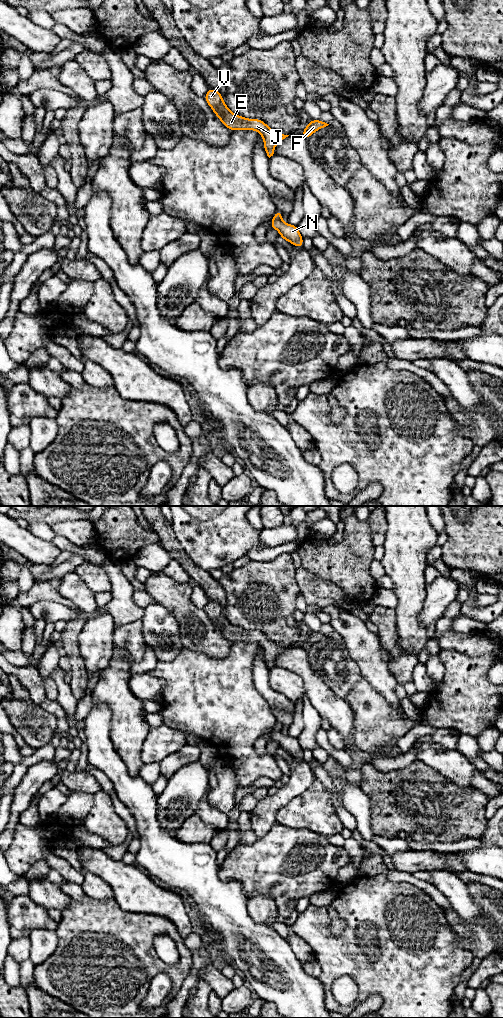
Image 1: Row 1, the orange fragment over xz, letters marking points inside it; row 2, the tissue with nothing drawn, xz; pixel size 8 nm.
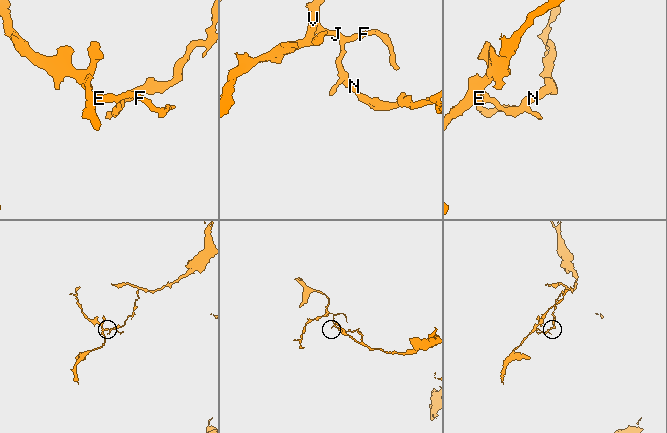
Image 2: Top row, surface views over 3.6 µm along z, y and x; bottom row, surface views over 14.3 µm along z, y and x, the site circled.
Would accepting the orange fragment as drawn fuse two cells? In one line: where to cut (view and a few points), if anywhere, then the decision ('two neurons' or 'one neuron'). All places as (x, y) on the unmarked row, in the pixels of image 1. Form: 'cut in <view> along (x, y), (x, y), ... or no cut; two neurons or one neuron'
cut in xz along (272, 731), (280, 732); two neurons

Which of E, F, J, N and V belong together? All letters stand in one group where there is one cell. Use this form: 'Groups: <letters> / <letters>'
Groups: E F J V / N

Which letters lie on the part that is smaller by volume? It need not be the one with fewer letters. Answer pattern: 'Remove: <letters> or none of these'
Remove: E, F, J, V

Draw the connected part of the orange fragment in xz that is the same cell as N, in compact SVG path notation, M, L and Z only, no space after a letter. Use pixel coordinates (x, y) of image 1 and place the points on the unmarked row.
M272 731L270 739L278 742L282 751L289 753L300 761L303 761L303 749L299 744L298 738L284 735L281 732Z

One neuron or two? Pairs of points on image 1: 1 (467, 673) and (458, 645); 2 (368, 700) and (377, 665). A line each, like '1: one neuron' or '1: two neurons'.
1: two neurons
2: two neurons

